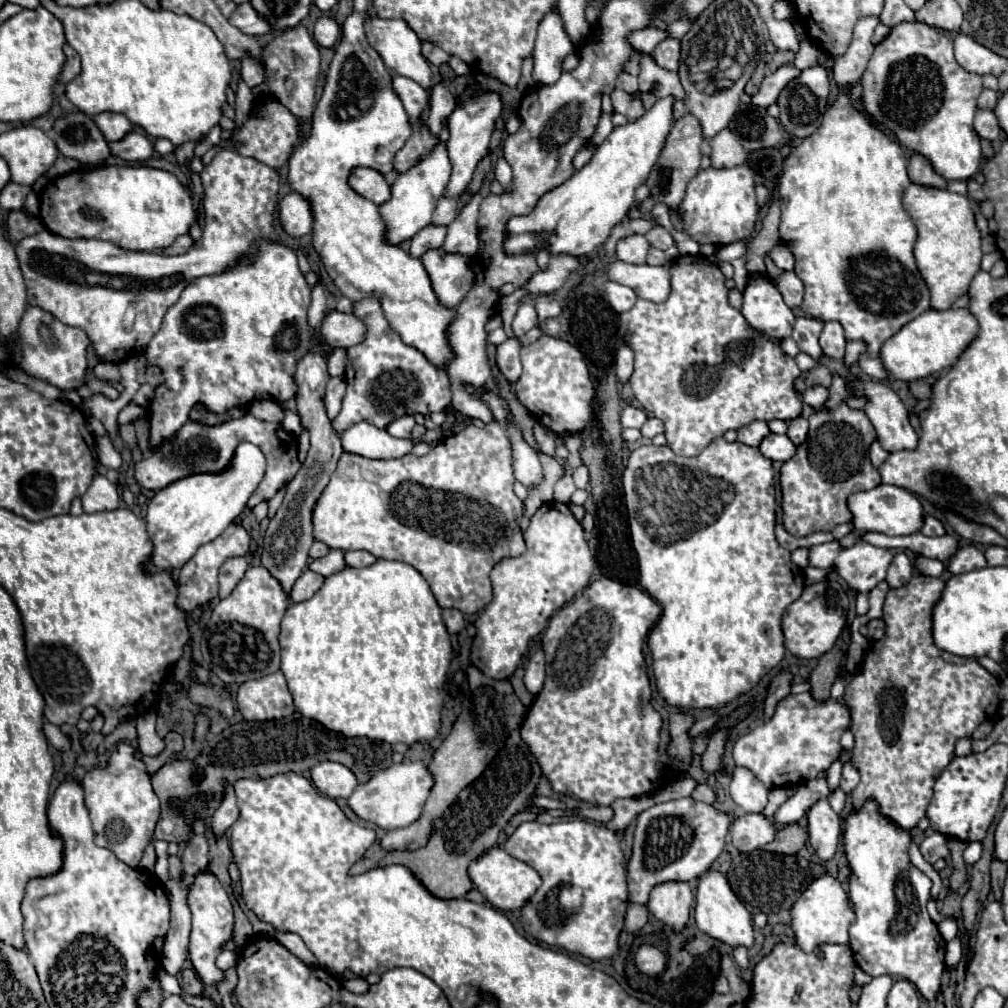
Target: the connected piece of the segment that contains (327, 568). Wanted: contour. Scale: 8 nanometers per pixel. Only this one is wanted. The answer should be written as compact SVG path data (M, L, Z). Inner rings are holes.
M330 549L330 553L326 555L326 557L320 557L320 559L314 559L310 565L310 571L314 571L314 573L320 573L320 575L332 575L332 573L336 573L336 571L340 571L340 569L344 569L346 567L346 563L344 563L344 553L340 551L340 549Z

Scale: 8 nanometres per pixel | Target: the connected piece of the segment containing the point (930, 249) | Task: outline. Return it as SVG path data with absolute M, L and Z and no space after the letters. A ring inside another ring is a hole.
M910 185L904 191L904 209L918 229L918 241L914 245L916 265L930 289L932 309L950 309L952 303L968 293L974 275L980 271L982 249L980 231L974 221L974 211L968 197L934 187Z

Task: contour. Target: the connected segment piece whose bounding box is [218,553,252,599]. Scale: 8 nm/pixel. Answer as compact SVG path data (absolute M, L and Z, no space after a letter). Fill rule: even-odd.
M252 553L242 555L242 557L232 557L220 567L220 577L218 577L218 583L220 583L218 597L220 599L228 597L232 593L234 585L238 585L238 581L244 577L250 563L252 563Z

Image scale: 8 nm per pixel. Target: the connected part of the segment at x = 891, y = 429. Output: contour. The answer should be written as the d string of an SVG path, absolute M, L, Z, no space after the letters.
M854 377L848 379L856 395L868 399L864 411L876 429L876 437L882 449L888 453L896 453L904 449L914 451L918 445L918 435L914 433L908 421L908 411L904 409L898 395L882 383L874 383L874 381L862 383Z

